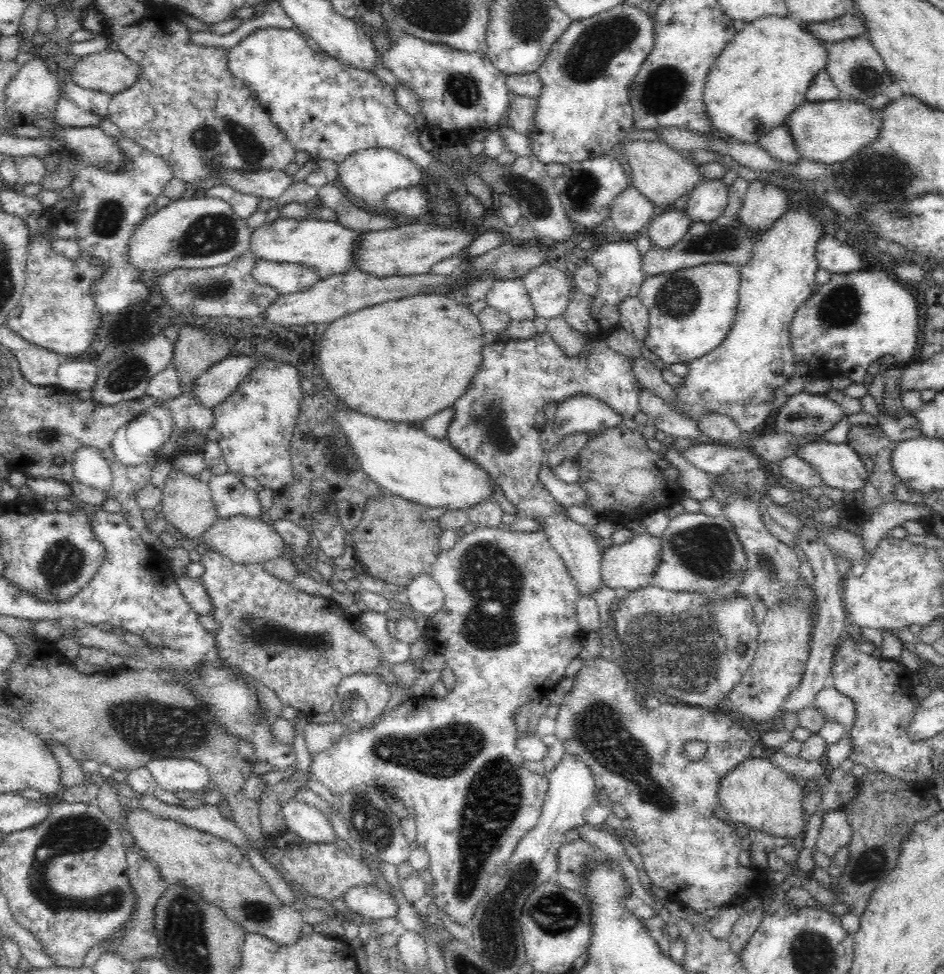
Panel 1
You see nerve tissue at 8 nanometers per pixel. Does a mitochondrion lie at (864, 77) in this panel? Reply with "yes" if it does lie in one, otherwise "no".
yes

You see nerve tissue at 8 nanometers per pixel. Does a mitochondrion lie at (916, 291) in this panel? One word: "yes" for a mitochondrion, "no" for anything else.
no

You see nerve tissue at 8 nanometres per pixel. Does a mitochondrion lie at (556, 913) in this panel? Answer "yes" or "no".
yes

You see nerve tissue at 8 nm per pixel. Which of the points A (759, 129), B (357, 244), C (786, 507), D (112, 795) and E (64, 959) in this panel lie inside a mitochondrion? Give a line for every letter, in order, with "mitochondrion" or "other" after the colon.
A: other
B: other
C: other
D: other
E: other

